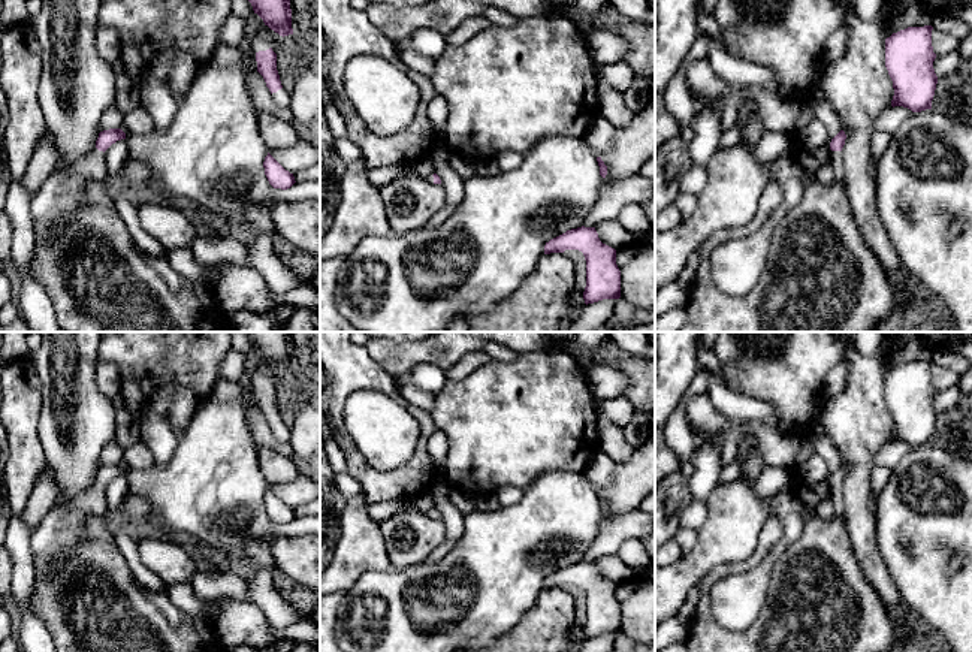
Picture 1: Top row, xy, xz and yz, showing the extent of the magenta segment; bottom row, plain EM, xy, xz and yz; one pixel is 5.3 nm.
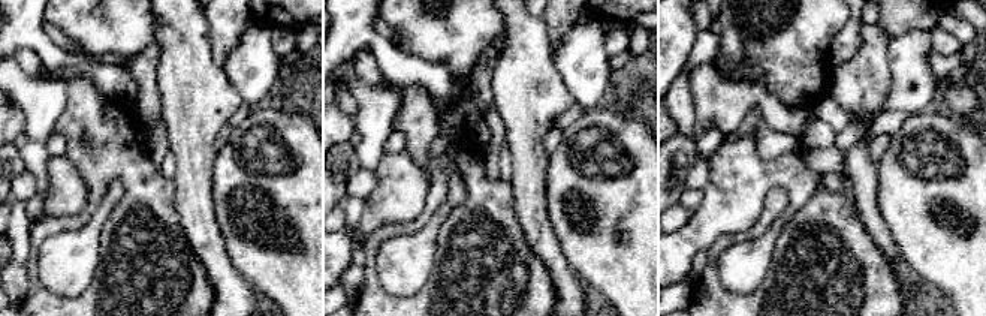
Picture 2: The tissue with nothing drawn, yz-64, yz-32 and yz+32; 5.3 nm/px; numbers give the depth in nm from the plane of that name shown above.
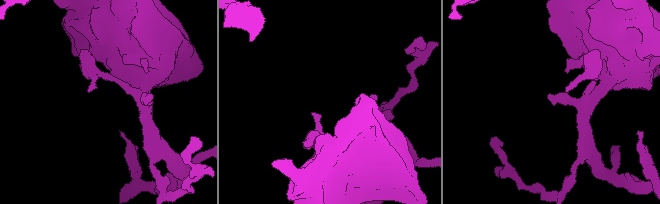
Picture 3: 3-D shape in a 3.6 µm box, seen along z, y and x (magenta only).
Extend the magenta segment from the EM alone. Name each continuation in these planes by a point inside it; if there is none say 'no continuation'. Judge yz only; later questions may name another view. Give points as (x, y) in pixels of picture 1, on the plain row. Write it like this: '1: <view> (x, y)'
1: yz (836, 497)

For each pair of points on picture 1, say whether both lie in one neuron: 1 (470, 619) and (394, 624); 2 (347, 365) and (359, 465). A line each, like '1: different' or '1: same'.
1: same
2: same

